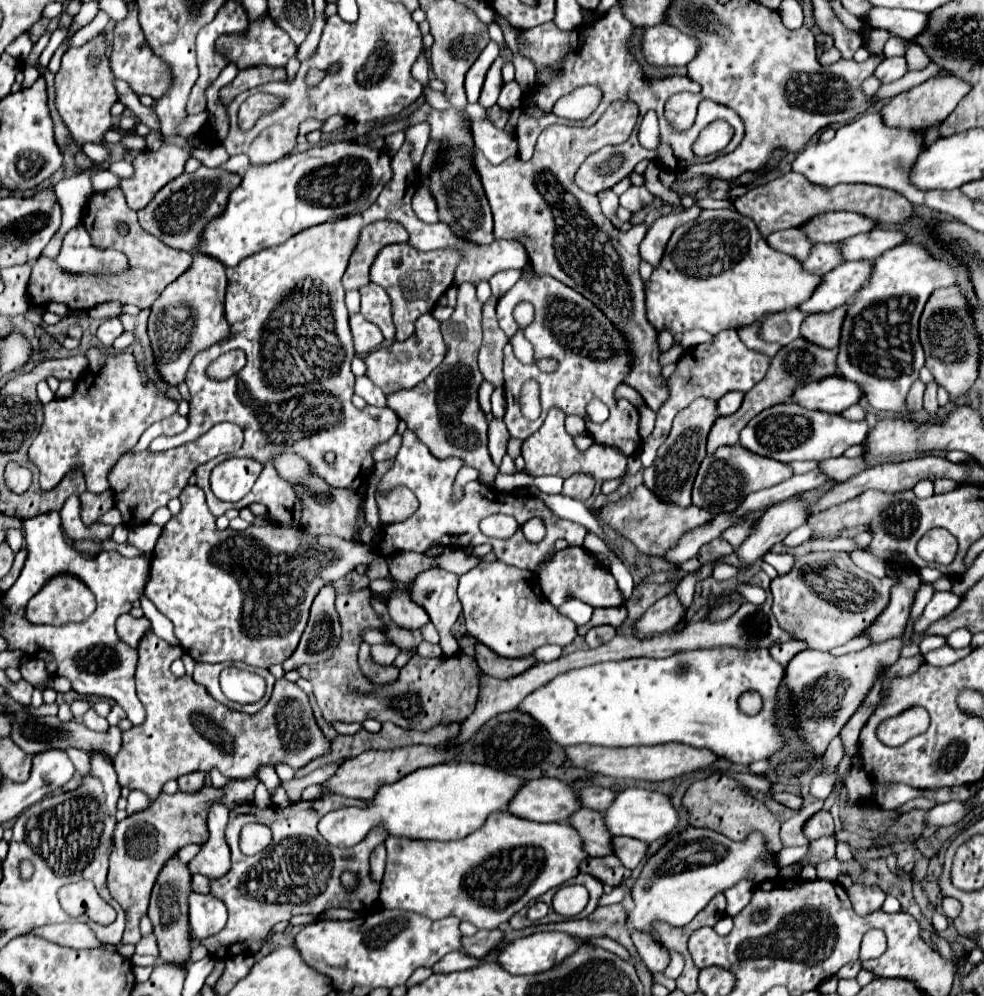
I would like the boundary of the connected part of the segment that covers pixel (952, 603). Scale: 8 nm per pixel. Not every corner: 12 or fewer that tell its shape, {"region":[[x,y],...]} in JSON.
{"region":[[935,592],[915,620],[915,634],[923,636],[933,622],[959,606],[953,592]]}

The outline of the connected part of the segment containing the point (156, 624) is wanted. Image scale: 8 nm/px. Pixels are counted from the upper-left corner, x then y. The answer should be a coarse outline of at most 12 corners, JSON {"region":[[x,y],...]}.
{"region":[[141,598],[145,618],[149,618],[153,632],[171,646],[179,646],[173,624],[167,616]]}

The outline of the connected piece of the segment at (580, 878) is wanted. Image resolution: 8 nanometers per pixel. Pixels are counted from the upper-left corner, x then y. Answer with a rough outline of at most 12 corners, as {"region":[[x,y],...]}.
{"region":[[577,874],[569,884],[583,884],[589,890],[589,902],[576,917],[585,918],[597,908],[603,884],[591,874]]}

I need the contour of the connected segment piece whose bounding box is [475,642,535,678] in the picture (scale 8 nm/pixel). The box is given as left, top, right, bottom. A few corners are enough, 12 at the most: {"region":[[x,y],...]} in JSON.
{"region":[[475,644],[479,668],[493,678],[511,678],[535,664],[533,658],[501,658]]}

